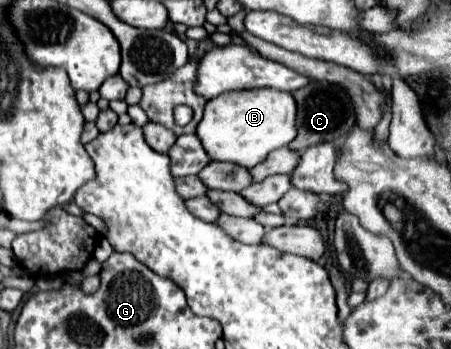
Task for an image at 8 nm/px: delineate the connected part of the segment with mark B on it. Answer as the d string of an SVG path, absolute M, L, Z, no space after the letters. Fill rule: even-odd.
M276 88L236 90L224 92L206 102L204 118L200 120L196 134L210 160L254 168L272 150L288 146L296 138L294 118L296 102L290 92L280 92Z

